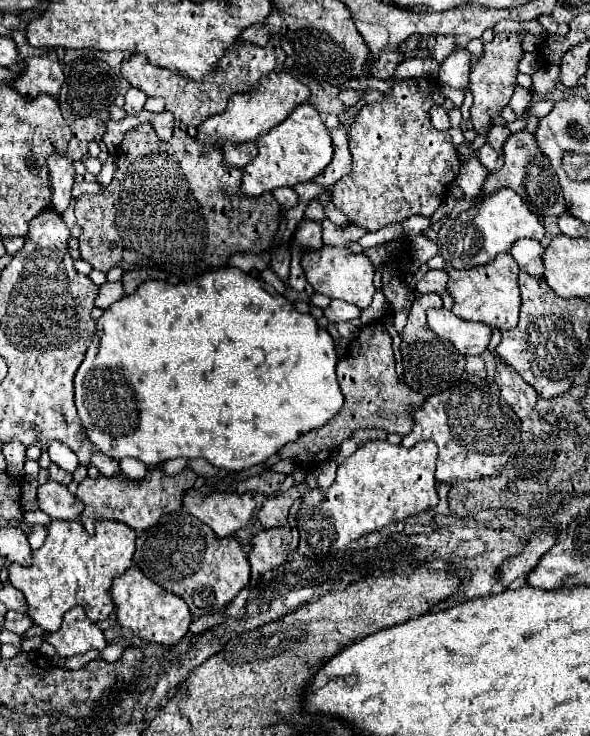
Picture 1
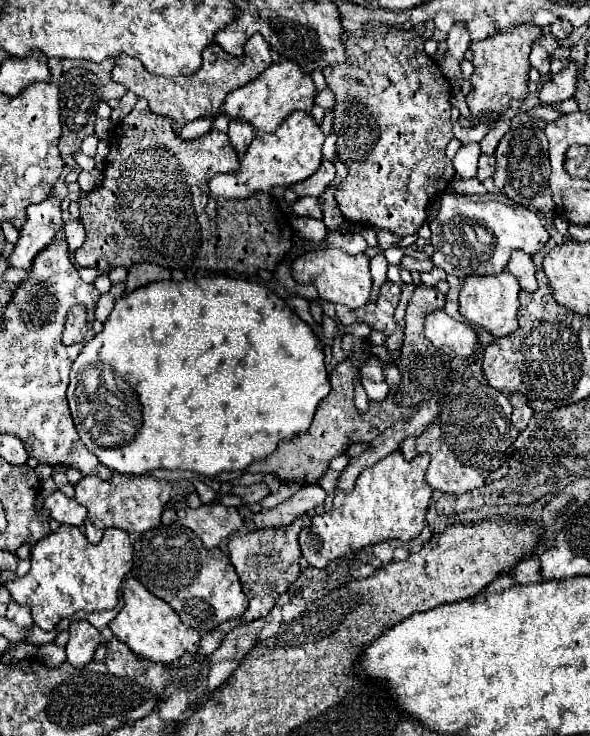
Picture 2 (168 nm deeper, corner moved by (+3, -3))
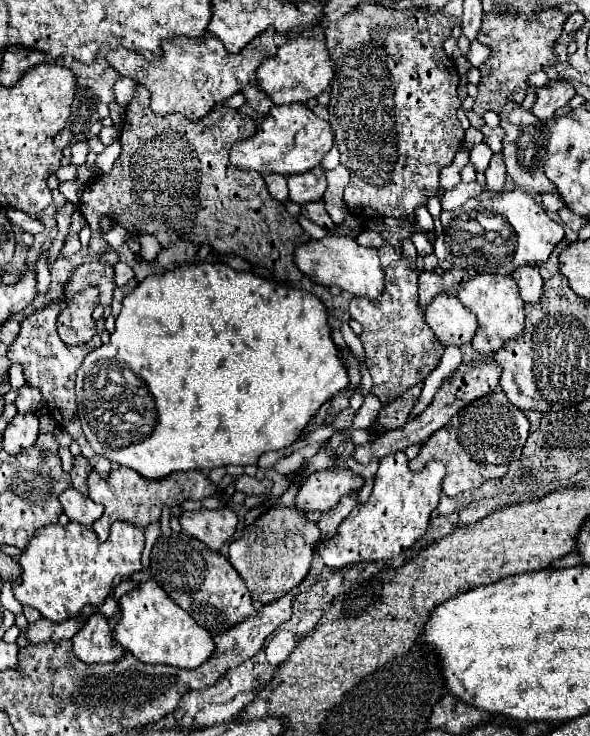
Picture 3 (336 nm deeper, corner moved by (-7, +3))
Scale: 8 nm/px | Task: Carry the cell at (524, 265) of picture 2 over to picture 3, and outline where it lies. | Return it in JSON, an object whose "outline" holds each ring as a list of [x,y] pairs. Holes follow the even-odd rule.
{"outline":[[[522,266],[522,268],[514,270],[512,278],[516,280],[520,298],[522,298],[526,304],[532,304],[532,302],[538,302],[538,300],[540,300],[544,282],[542,282],[542,278],[540,278],[538,268],[534,268],[534,266]]]}

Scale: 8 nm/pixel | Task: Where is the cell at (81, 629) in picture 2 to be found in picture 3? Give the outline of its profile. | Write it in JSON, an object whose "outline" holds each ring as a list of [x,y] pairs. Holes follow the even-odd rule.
{"outline":[[[92,614],[82,632],[74,638],[74,654],[86,664],[118,662],[124,656],[122,644],[114,638],[102,614]]]}

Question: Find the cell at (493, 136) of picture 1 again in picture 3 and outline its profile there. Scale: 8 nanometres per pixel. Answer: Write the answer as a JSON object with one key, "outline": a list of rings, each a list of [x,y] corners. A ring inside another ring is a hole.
{"outline":[[[482,126],[480,128],[482,134],[484,134],[484,144],[492,150],[492,152],[500,152],[502,150],[502,138],[504,138],[504,130],[498,126],[498,128],[490,128],[490,126]]]}

